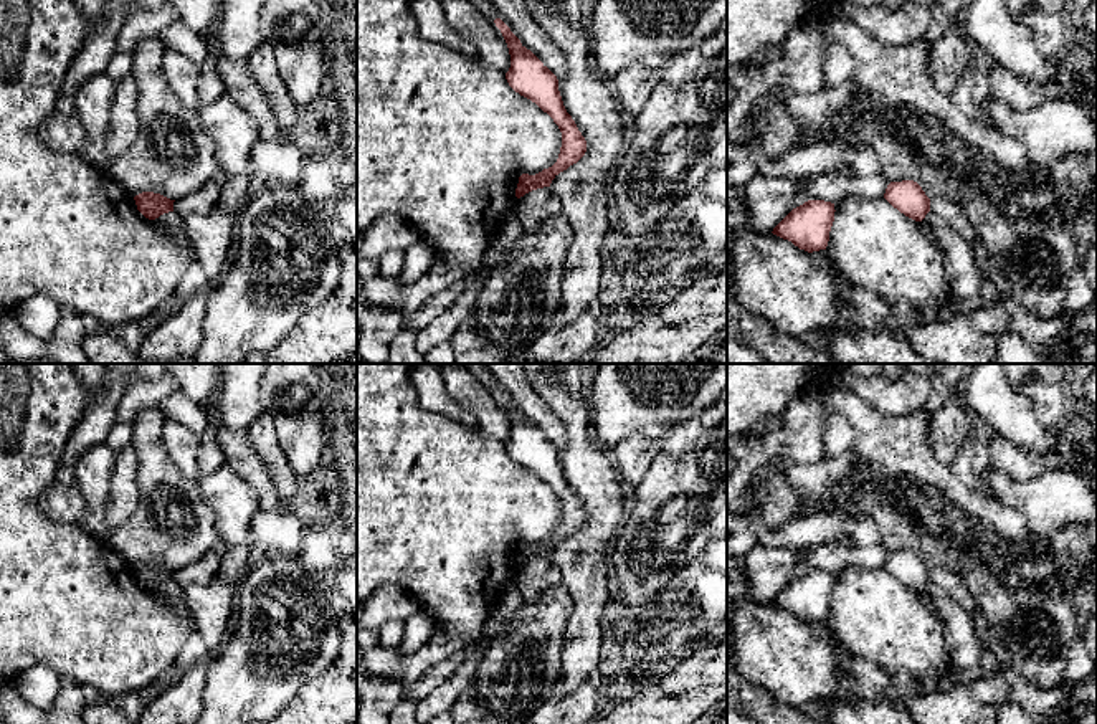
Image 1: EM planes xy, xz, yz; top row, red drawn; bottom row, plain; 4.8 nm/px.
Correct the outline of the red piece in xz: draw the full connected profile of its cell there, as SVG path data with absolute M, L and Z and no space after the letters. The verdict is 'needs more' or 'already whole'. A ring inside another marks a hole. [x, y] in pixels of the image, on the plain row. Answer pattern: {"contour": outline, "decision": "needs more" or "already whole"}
{"contour": "M496 388L494 393L511 425L511 438L506 443L509 456L547 483L562 503L557 532L535 545L522 544L519 547L515 567L520 569L532 560L550 557L560 542L577 534L586 522L586 511L563 476L557 446L520 413L501 388Z", "decision": "already whole"}

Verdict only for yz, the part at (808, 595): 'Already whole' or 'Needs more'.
Already whole

